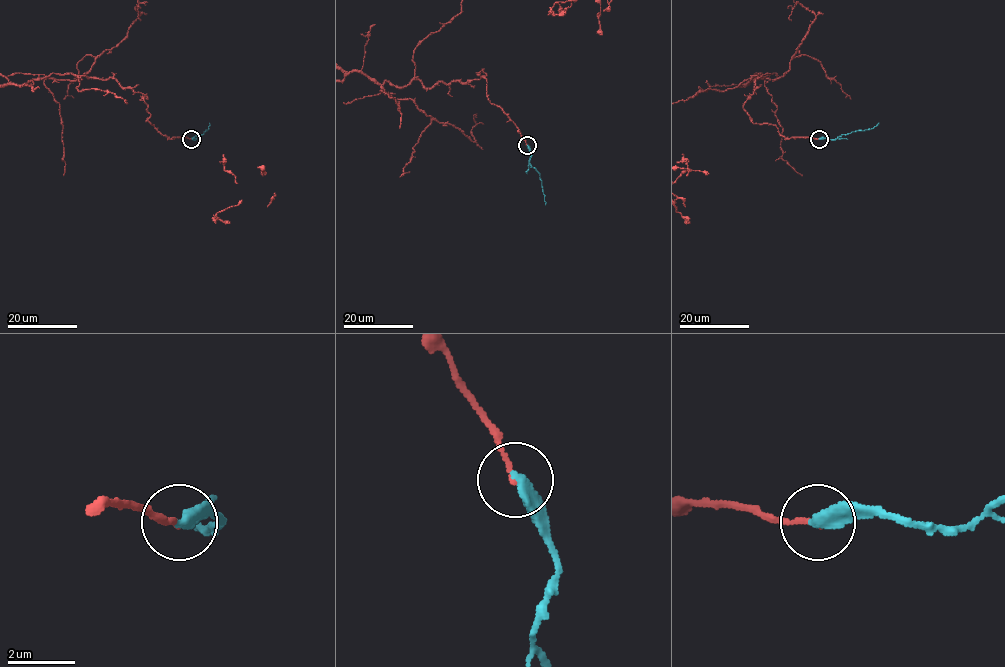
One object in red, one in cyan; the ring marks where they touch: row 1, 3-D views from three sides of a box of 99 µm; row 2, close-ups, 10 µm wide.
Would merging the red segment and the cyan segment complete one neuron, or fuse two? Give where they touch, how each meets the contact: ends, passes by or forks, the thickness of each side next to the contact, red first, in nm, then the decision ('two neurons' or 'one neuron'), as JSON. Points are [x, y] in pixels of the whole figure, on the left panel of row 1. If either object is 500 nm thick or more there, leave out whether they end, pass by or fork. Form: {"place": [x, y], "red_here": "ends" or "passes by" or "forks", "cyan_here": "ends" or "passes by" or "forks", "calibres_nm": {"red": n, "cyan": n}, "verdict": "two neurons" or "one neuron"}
{"place": [191, 139], "red_here": "ends", "cyan_here": "ends", "calibres_nm": {"red": 130, "cyan": 440}, "verdict": "one neuron"}

